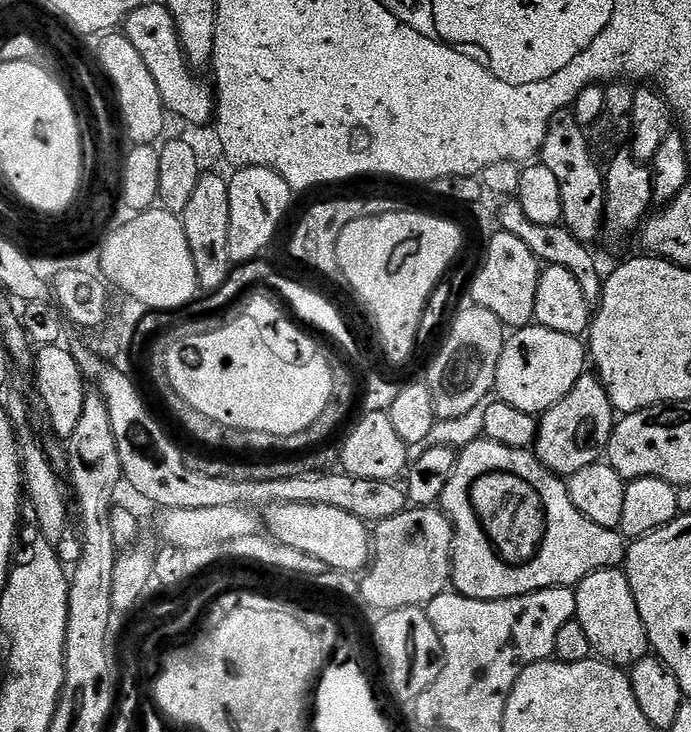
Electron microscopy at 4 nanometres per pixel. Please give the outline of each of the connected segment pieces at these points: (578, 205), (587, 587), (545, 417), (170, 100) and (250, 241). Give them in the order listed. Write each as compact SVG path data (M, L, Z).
M565 110L553 118L540 147L539 163L551 170L558 178L558 190L562 190L562 224L574 238L591 245L592 239L602 232L604 219L604 172L596 165L594 155L585 132L580 123L574 119L571 111Z
M607 568L601 572L590 574L581 584L575 585L576 614L574 619L586 630L586 638L590 638L593 653L608 664L627 669L637 664L644 656L649 655L650 645L646 626L642 622L642 614L638 614L638 602L634 602L634 594L630 590L630 582L620 568Z
M585 374L574 382L574 390L570 390L566 398L553 408L547 408L539 417L534 455L542 466L557 476L573 476L578 470L586 470L586 466L597 463L607 453L613 427L614 409L604 383L595 374Z
M146 2L138 10L131 12L124 19L122 34L127 40L134 42L134 50L142 54L142 62L146 62L146 70L150 70L154 86L158 86L158 94L171 115L173 112L178 119L185 120L188 124L204 124L213 119L213 89L209 85L207 88L190 67L188 57L184 55L184 47L176 33L176 23L165 4Z
M236 168L228 180L230 190L230 258L233 265L246 264L257 259L276 236L288 207L292 204L294 189L274 170L269 168Z

